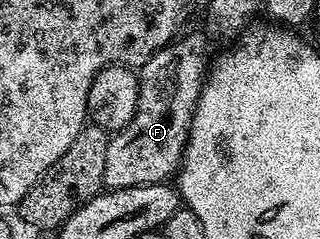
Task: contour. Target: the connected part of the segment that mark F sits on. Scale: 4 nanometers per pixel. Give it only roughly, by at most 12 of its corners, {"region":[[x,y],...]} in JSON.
{"region":[[187,34],[140,66],[108,189],[176,175],[214,53]]}

